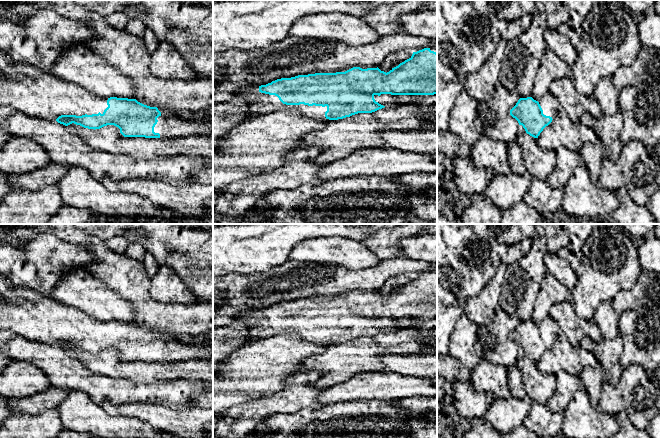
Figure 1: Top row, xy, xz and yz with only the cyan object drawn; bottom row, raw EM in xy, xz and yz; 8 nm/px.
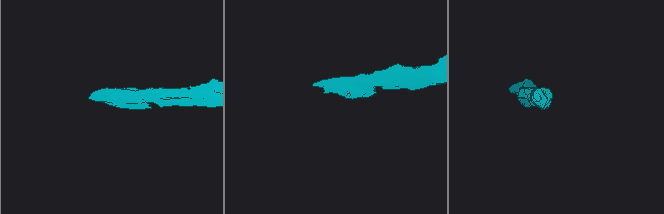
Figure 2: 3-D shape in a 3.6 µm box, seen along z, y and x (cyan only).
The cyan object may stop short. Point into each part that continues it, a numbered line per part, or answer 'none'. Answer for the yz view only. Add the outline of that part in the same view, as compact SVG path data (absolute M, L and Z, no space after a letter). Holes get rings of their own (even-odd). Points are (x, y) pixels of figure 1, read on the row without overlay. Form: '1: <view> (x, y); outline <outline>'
1: yz (549, 328); outline M546 317L539 325L543 338L554 343L560 333L558 324L550 317Z

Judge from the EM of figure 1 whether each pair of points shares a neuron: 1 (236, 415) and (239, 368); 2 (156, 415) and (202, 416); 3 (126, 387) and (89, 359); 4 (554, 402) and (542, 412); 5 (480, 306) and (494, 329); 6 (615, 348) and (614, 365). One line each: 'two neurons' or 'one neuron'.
1: two neurons
2: one neuron
3: two neurons
4: two neurons
5: two neurons
6: one neuron

